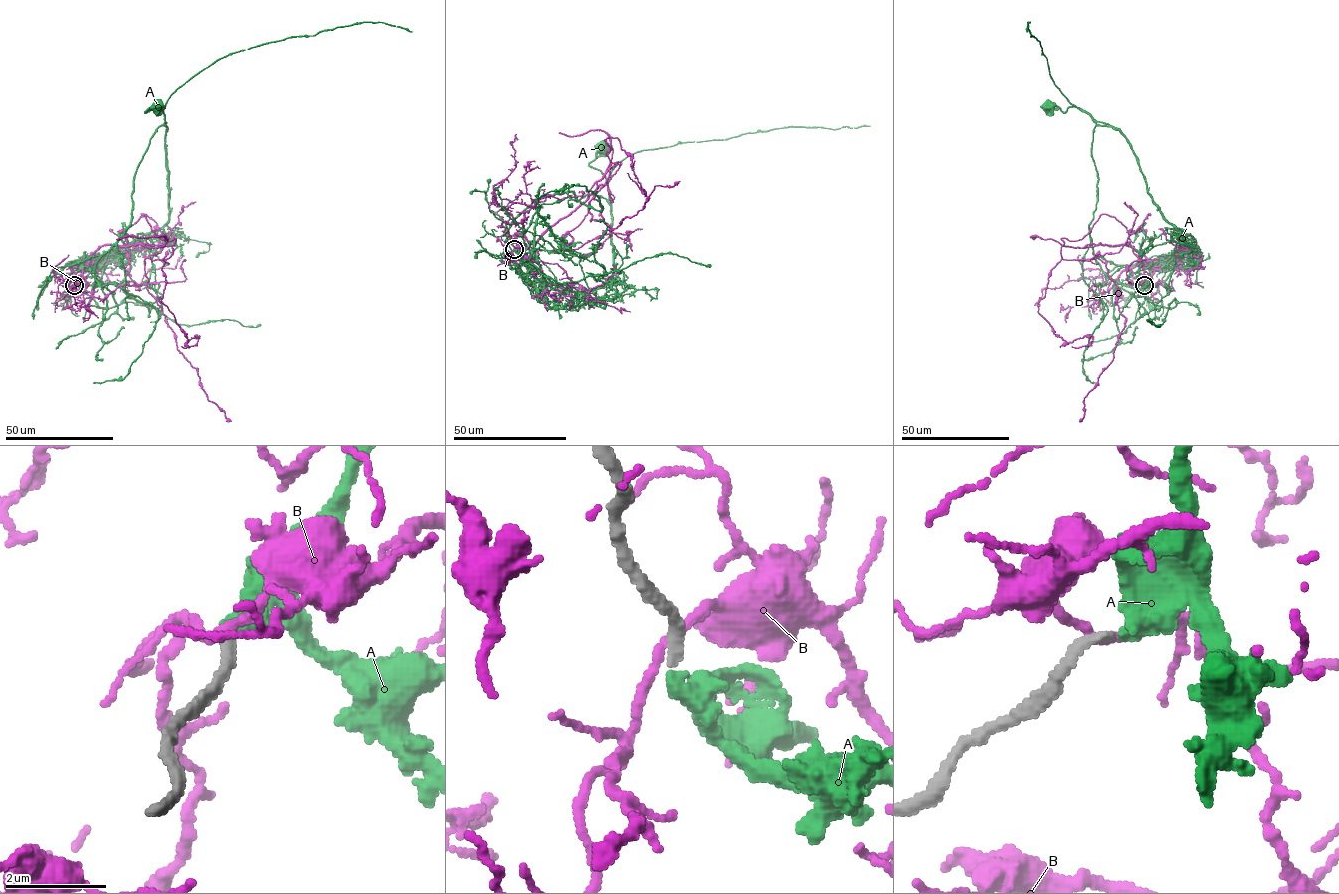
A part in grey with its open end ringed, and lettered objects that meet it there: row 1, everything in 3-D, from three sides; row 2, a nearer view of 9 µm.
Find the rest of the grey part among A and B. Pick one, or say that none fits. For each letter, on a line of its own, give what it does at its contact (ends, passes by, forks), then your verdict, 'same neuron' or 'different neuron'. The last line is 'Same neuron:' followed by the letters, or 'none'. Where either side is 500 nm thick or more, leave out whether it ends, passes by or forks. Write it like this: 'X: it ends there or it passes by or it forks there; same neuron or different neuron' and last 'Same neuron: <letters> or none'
A: it passes by; same neuron
B: it passes by; different neuron
Same neuron: A

